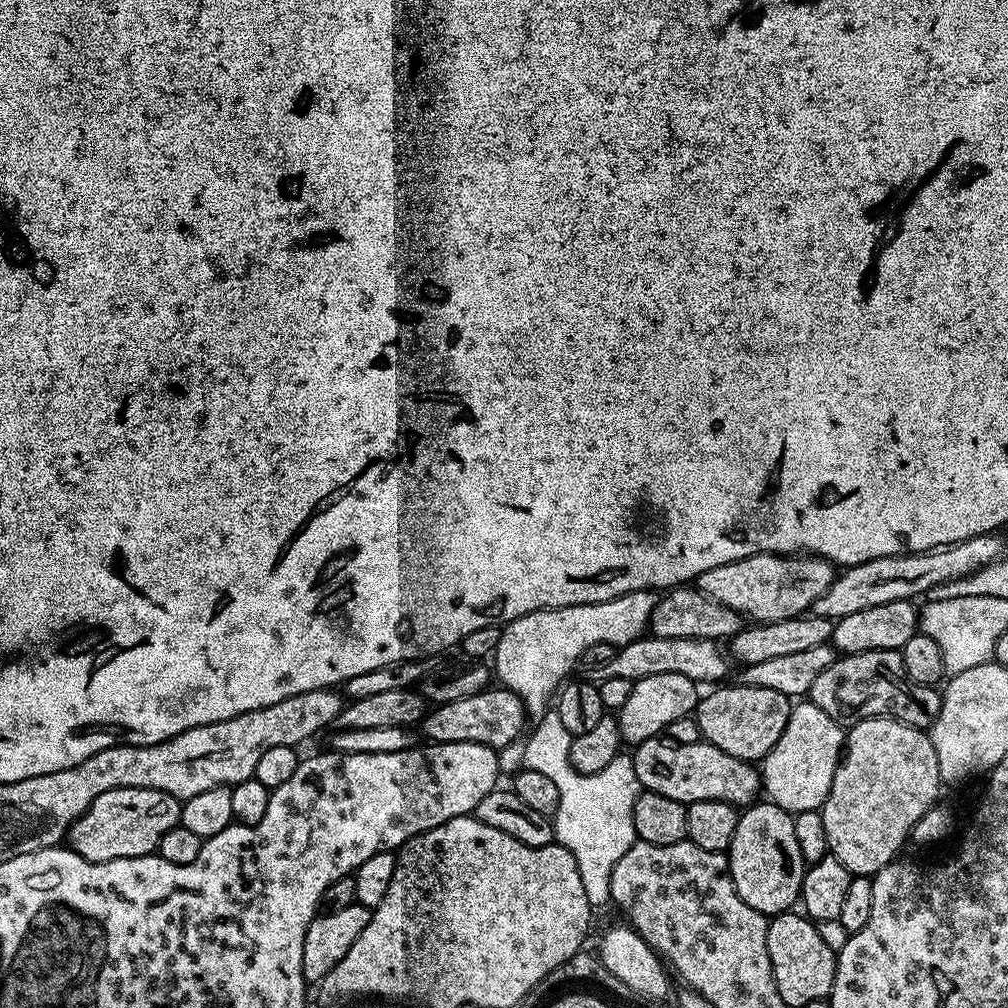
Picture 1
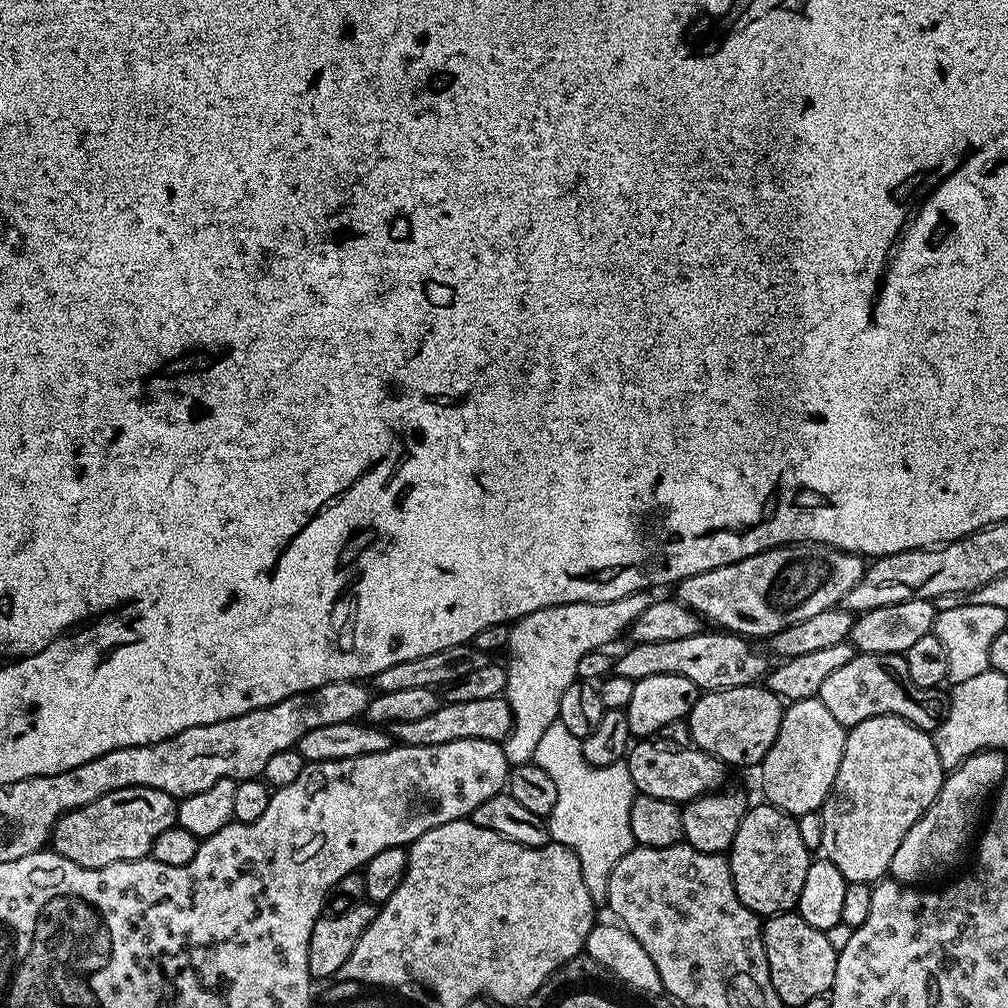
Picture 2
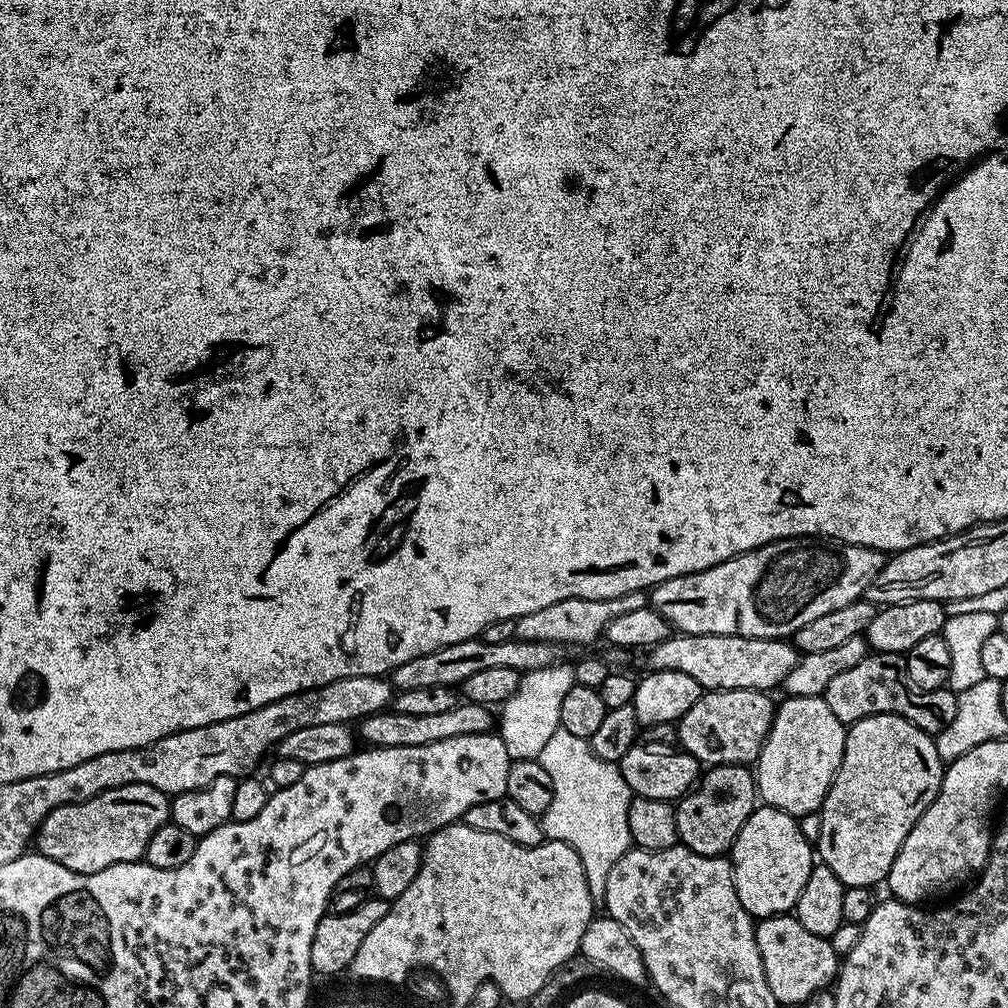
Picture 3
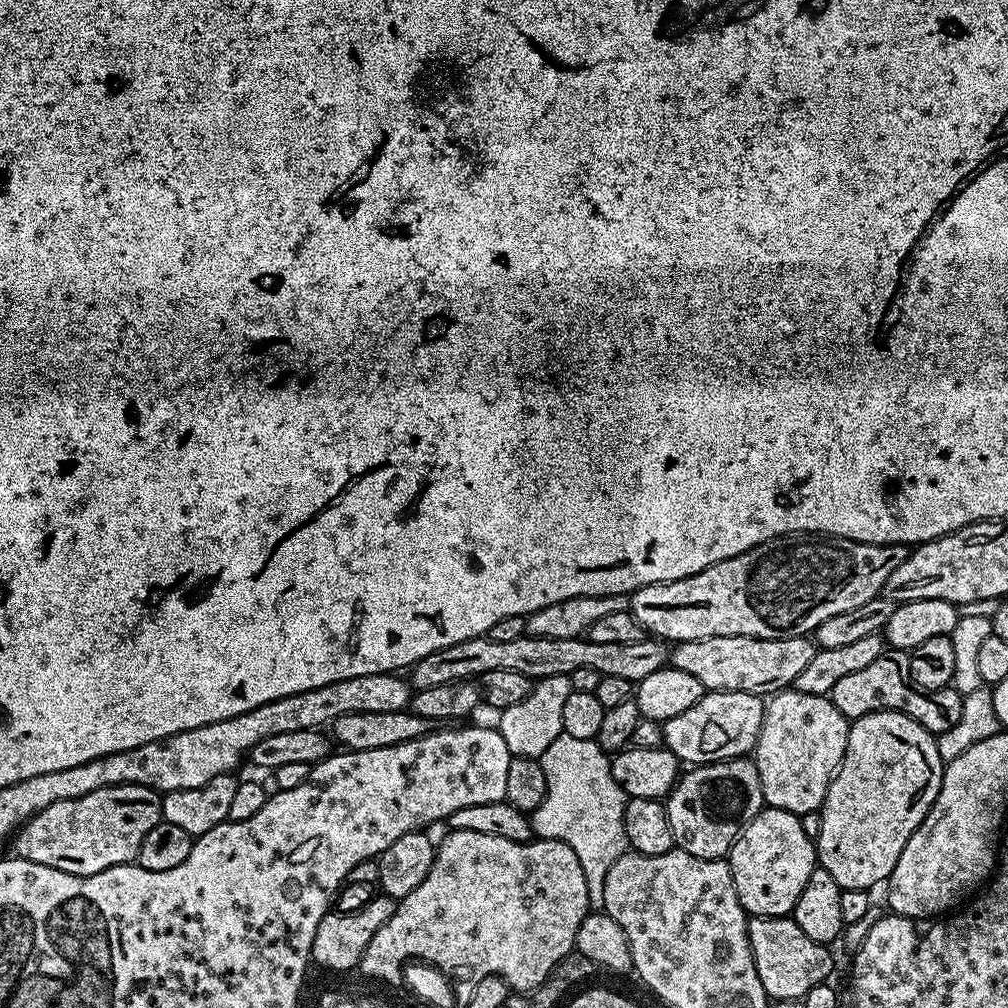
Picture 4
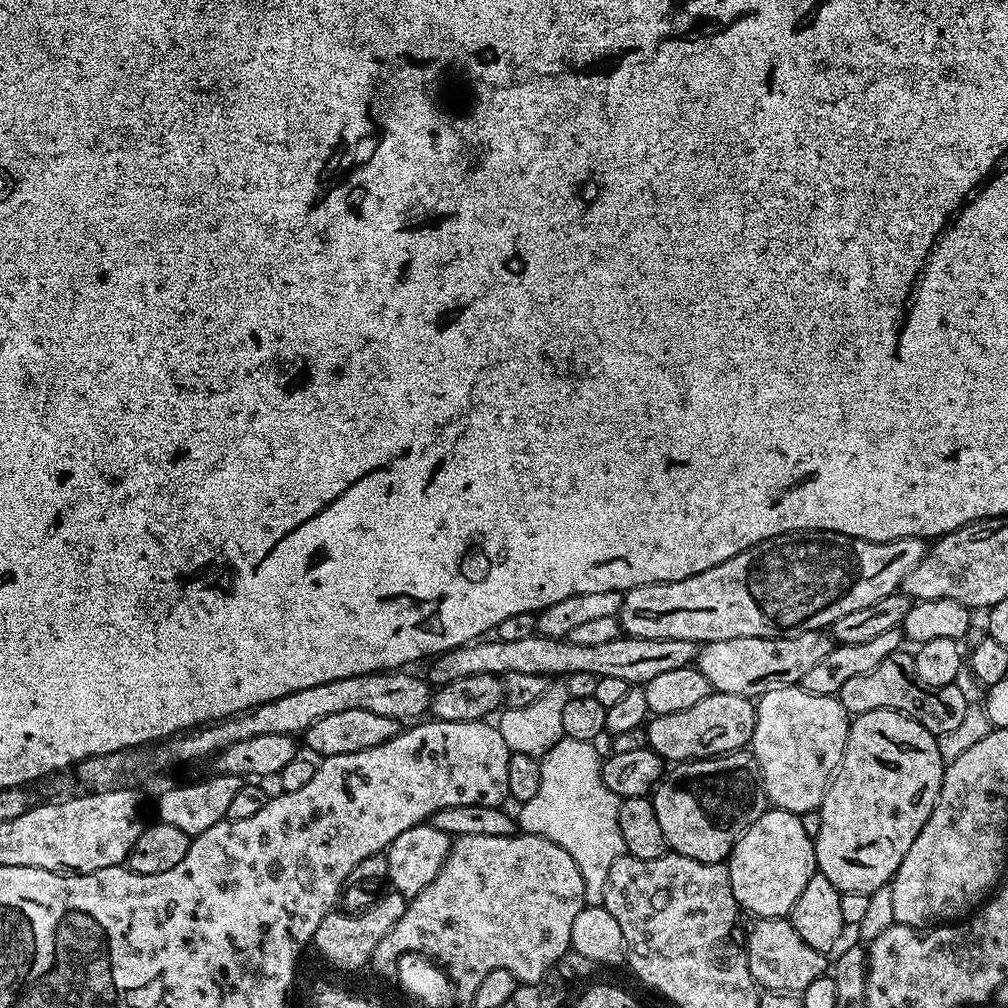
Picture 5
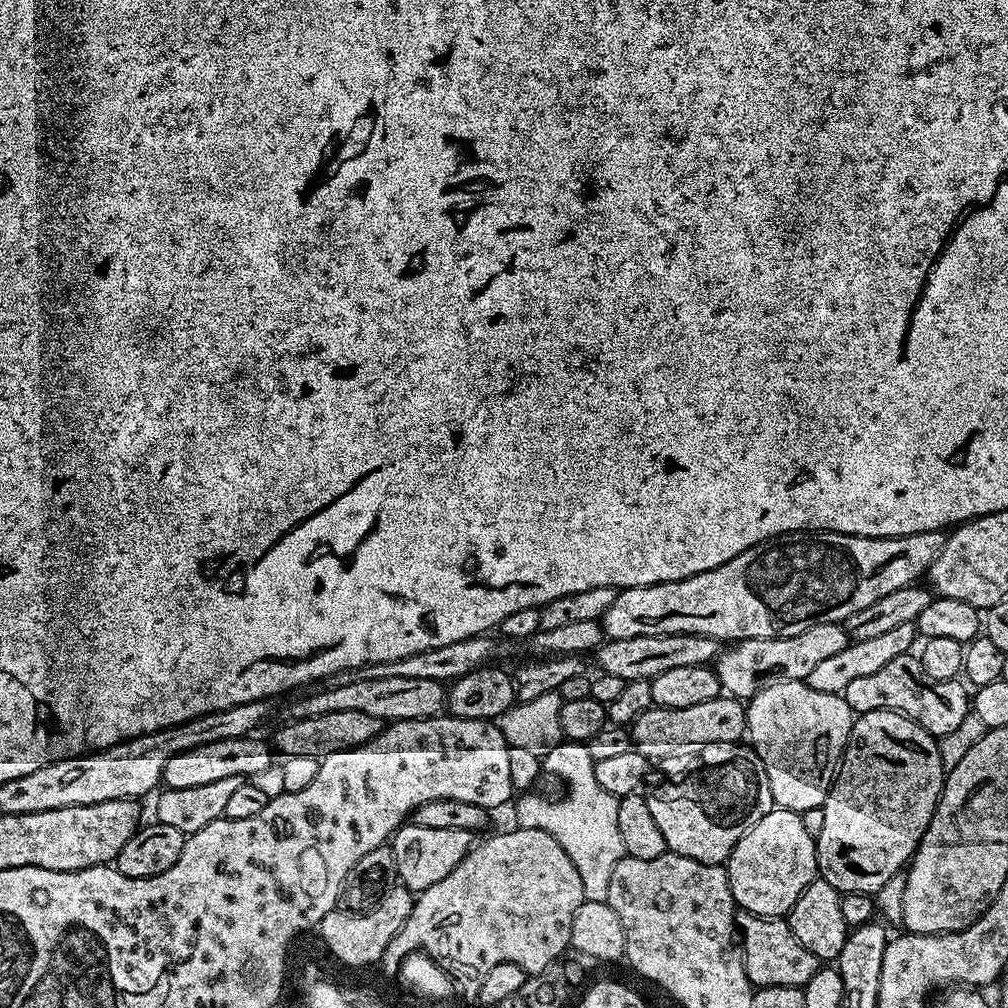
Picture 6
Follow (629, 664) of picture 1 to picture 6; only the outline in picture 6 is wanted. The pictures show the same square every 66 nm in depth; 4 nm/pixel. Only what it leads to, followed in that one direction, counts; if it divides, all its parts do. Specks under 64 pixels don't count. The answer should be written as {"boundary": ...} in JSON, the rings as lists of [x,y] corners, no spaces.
{"boundary":[[[822,622],[818,626],[810,626],[810,630],[802,630],[802,634],[794,634],[790,638],[738,640],[725,647],[716,657],[714,661],[716,677],[721,689],[727,695],[741,702],[747,702],[770,686],[795,680],[807,681],[810,673],[825,658],[846,650],[849,643],[847,627],[843,623],[834,622]]]}

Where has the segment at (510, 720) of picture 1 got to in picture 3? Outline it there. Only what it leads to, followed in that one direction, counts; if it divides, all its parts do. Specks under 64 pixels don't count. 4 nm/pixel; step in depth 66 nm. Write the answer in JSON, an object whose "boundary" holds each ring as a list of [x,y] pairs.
{"boundary":[[[458,702],[450,710],[438,714],[402,714],[385,710],[370,714],[358,721],[358,736],[368,748],[401,748],[402,746],[426,746],[430,742],[443,742],[445,738],[462,738],[462,734],[486,734],[494,728],[493,709],[467,702]]]}

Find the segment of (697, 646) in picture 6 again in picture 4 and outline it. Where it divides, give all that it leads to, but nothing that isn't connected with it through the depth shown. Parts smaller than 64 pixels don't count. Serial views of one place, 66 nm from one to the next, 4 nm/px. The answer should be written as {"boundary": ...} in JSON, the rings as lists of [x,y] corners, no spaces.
{"boundary":[[[579,635],[574,638],[544,638],[544,675],[541,678],[571,676],[574,670],[598,670],[598,674],[609,677],[626,678],[639,682],[646,674],[662,670],[669,663],[670,648],[659,638],[645,638],[638,642],[597,643]]]}

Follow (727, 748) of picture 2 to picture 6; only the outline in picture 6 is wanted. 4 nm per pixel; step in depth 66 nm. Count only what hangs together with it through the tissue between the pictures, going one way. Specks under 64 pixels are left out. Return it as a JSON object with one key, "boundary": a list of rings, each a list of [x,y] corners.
{"boundary":[[[727,695],[715,696],[710,702],[698,702],[698,706],[681,708],[657,708],[646,710],[630,726],[632,742],[649,762],[675,757],[679,748],[688,748],[712,742],[740,742],[745,739],[748,714],[741,701]]]}

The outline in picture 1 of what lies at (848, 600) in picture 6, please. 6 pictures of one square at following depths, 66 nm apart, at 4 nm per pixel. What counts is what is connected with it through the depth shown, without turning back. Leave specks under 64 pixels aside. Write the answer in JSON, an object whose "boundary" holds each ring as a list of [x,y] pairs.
{"boundary":[[[763,552],[730,562],[726,566],[714,566],[714,570],[706,570],[706,574],[698,577],[694,584],[714,603],[729,607],[749,621],[766,624],[805,615],[812,604],[822,598],[826,590],[830,590],[837,575],[832,561],[822,556],[777,556],[774,552]]]}

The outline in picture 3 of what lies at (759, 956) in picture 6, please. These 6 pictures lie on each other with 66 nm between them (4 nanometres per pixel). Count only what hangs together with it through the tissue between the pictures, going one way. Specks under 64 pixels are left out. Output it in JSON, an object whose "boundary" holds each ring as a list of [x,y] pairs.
{"boundary":[[[785,914],[783,916],[766,916],[757,923],[756,926],[756,941],[758,942],[758,954],[762,954],[762,970],[766,970],[766,982],[770,986],[770,994],[774,994],[777,1005],[784,1006],[784,1004],[796,1004],[802,1006],[807,1002],[816,992],[825,991],[835,981],[842,963],[841,957],[834,952],[834,947],[831,946],[829,937],[819,936],[818,934],[810,934],[810,930],[806,930],[806,926],[802,926],[802,922],[798,922],[795,915]]]}

